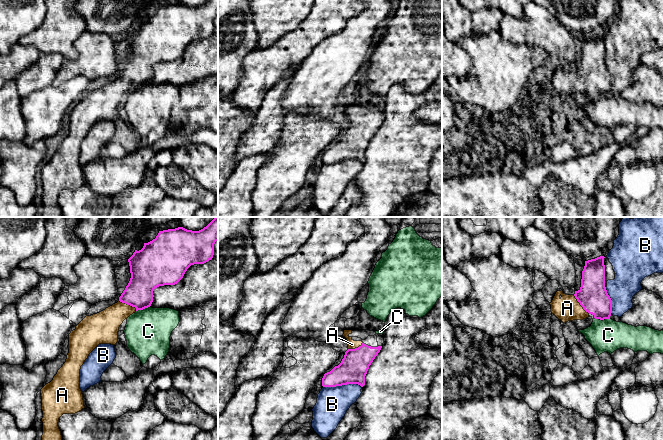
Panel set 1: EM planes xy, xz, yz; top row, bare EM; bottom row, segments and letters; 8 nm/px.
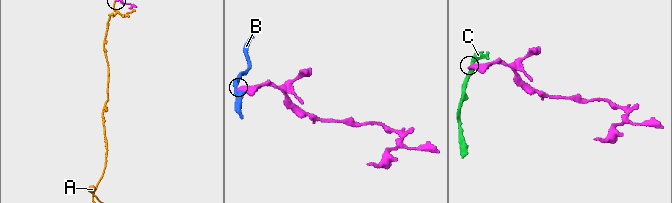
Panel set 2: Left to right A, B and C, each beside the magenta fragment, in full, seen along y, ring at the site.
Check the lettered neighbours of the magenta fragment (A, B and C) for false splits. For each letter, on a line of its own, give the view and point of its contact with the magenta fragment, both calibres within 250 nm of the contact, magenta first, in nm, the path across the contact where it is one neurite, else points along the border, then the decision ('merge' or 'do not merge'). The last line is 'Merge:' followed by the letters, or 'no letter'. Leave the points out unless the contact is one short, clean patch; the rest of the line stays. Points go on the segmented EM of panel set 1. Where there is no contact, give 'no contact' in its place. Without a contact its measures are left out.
A: yz (580, 304) | 240/200 nm | merge
B: xz (342, 384) | 220/260 nm | do not merge
C: xy (142, 309) | 220/360 nm | along xy (149, 306), (136, 311) | do not merge
Merge: A

